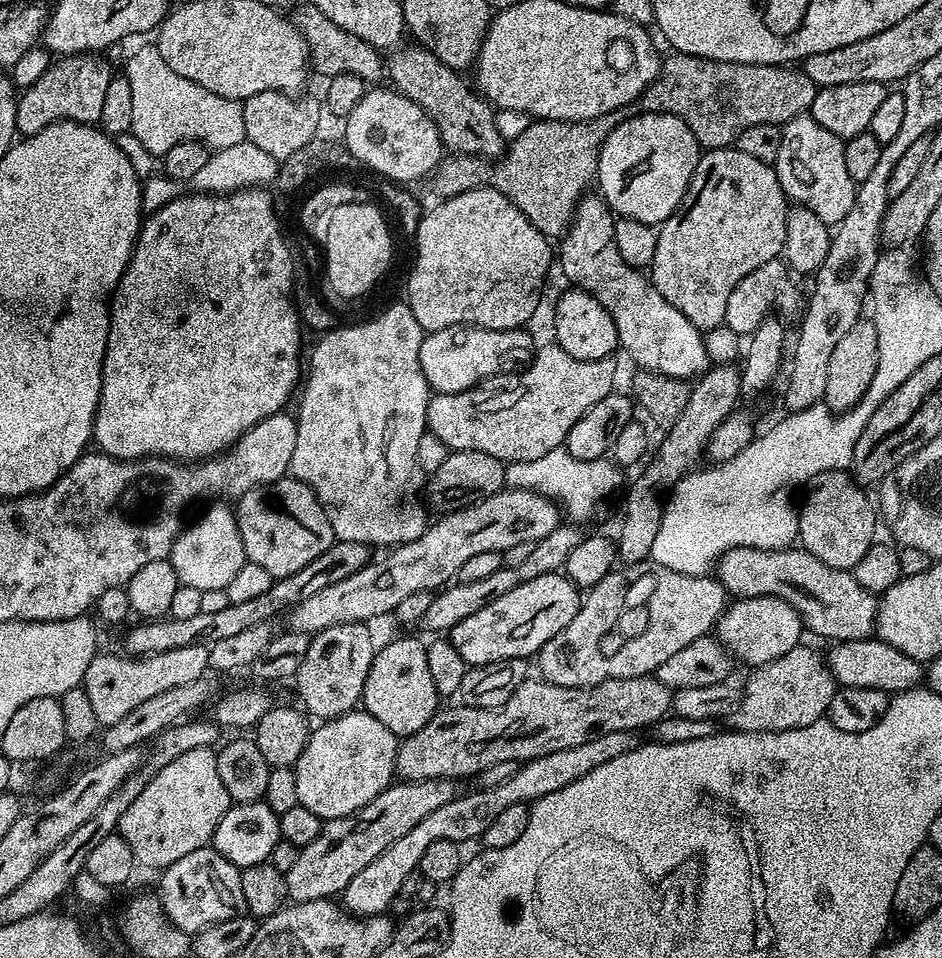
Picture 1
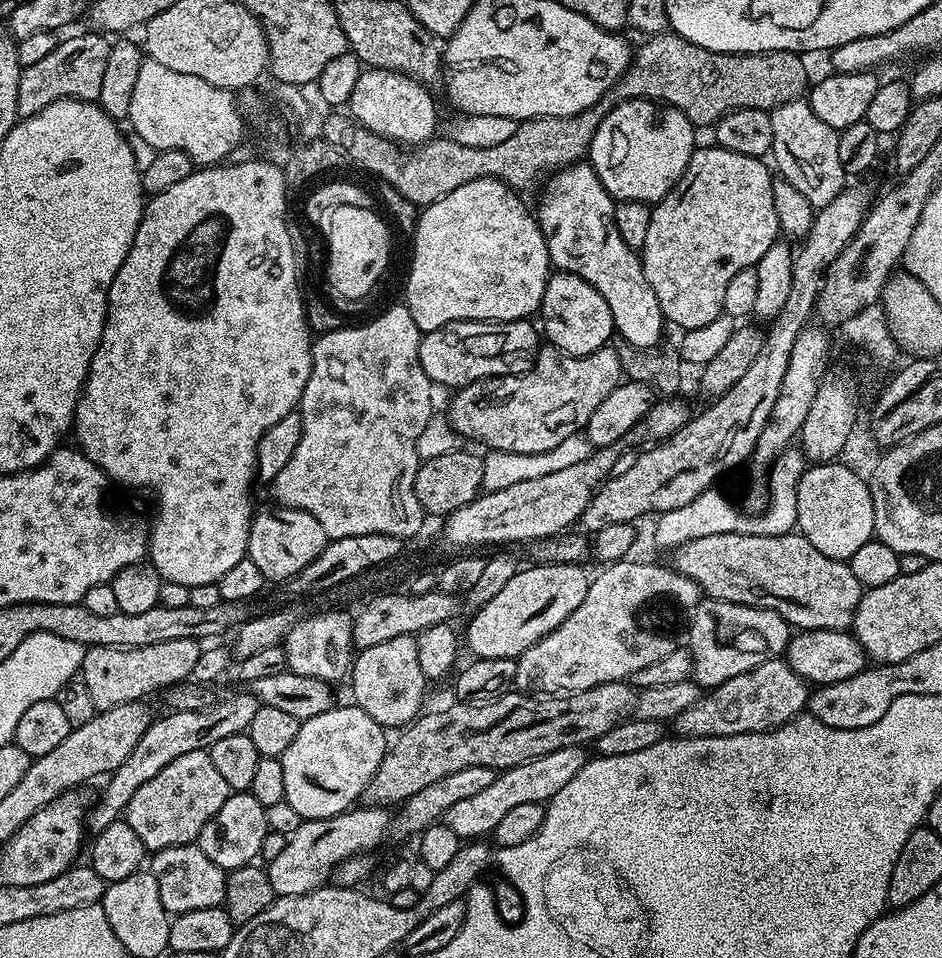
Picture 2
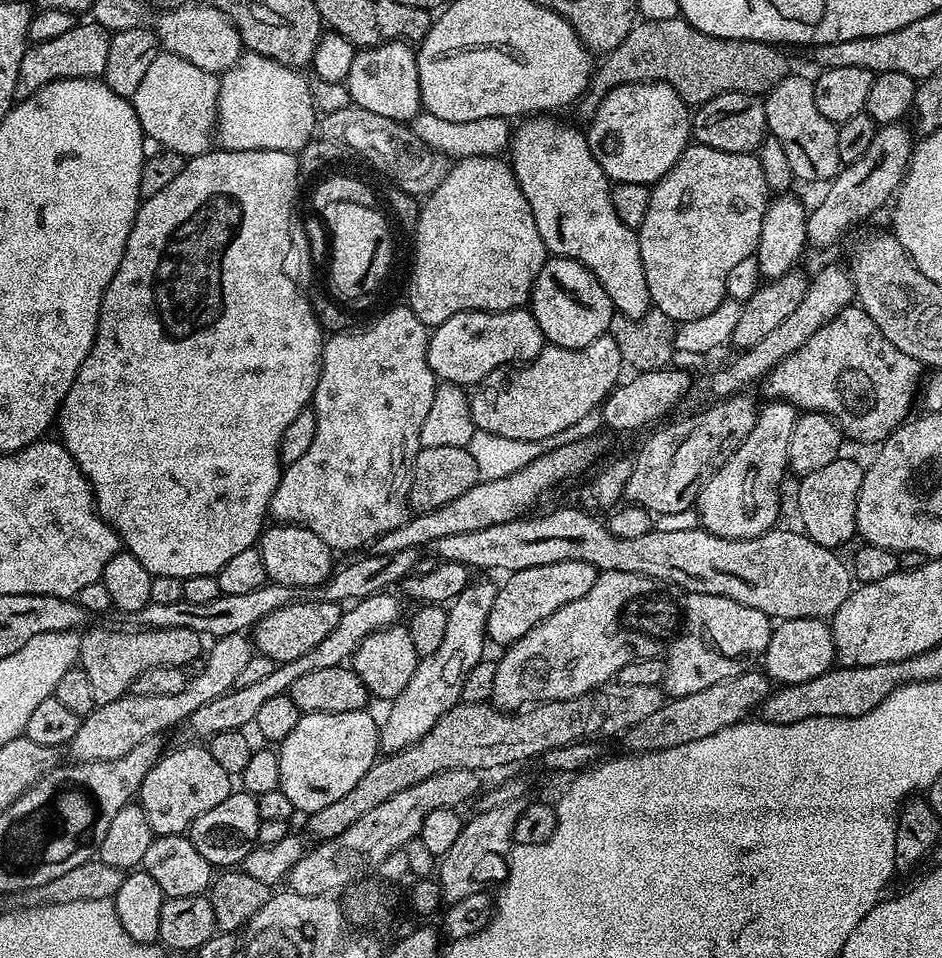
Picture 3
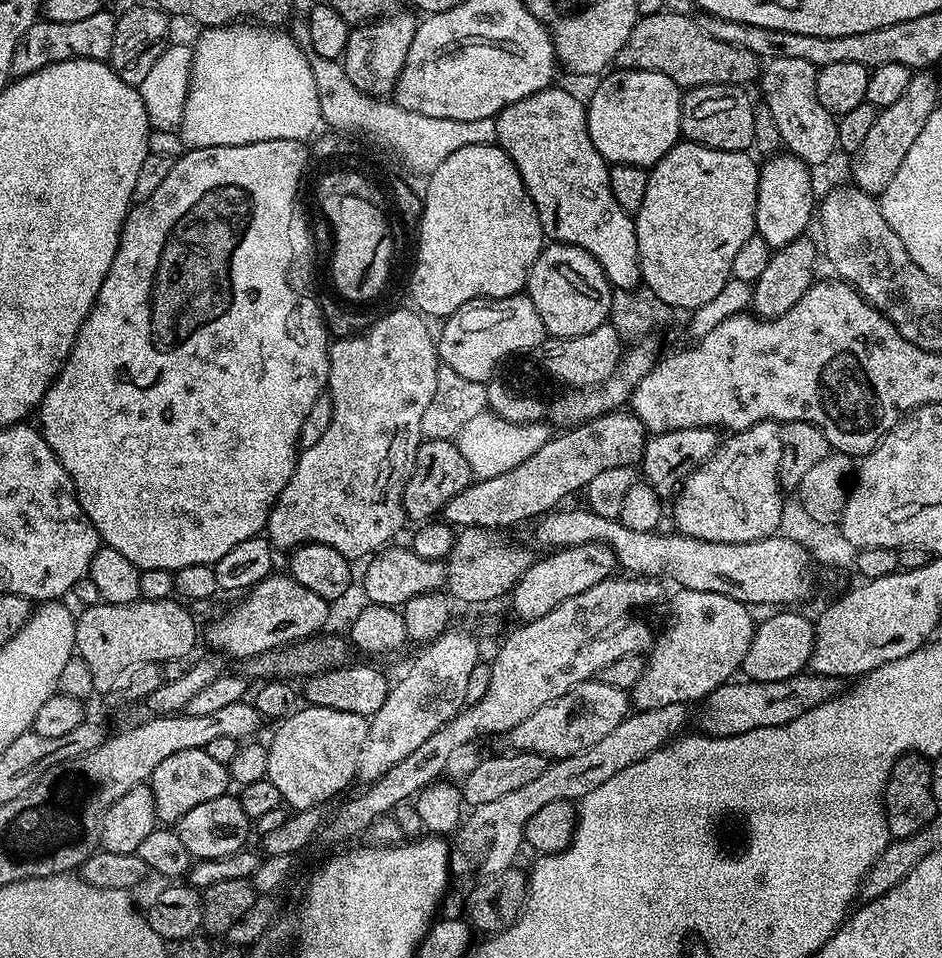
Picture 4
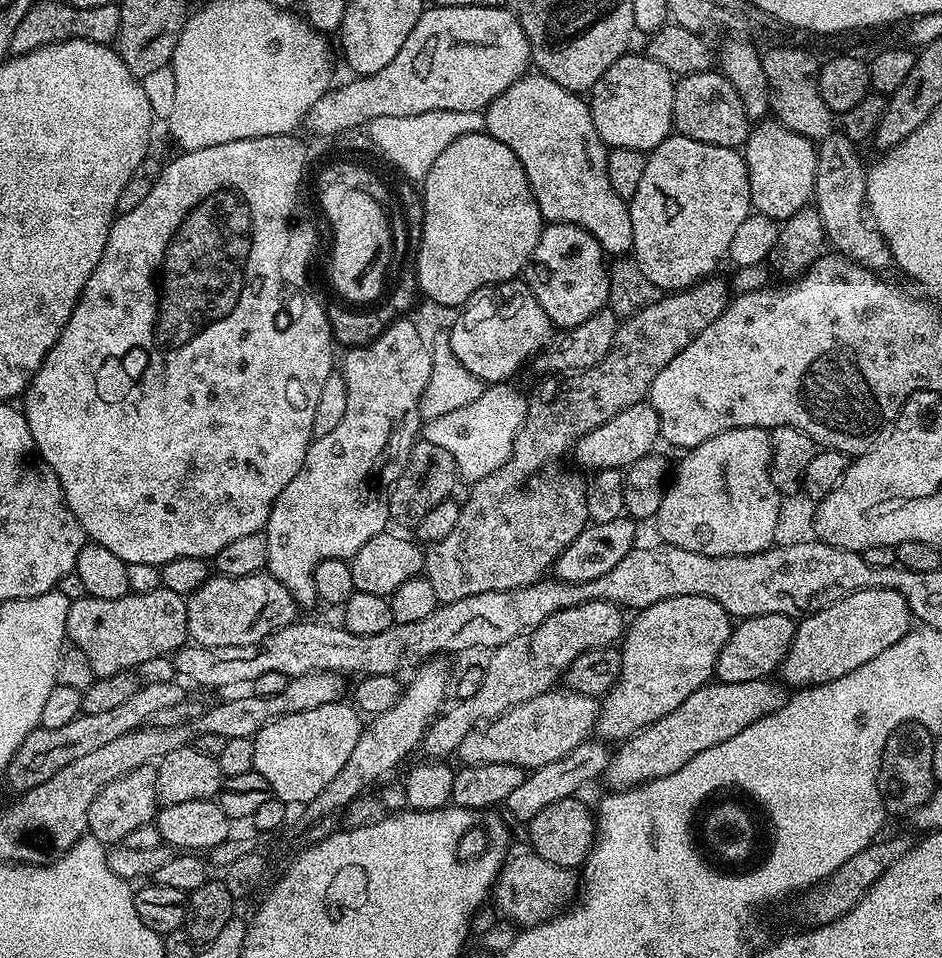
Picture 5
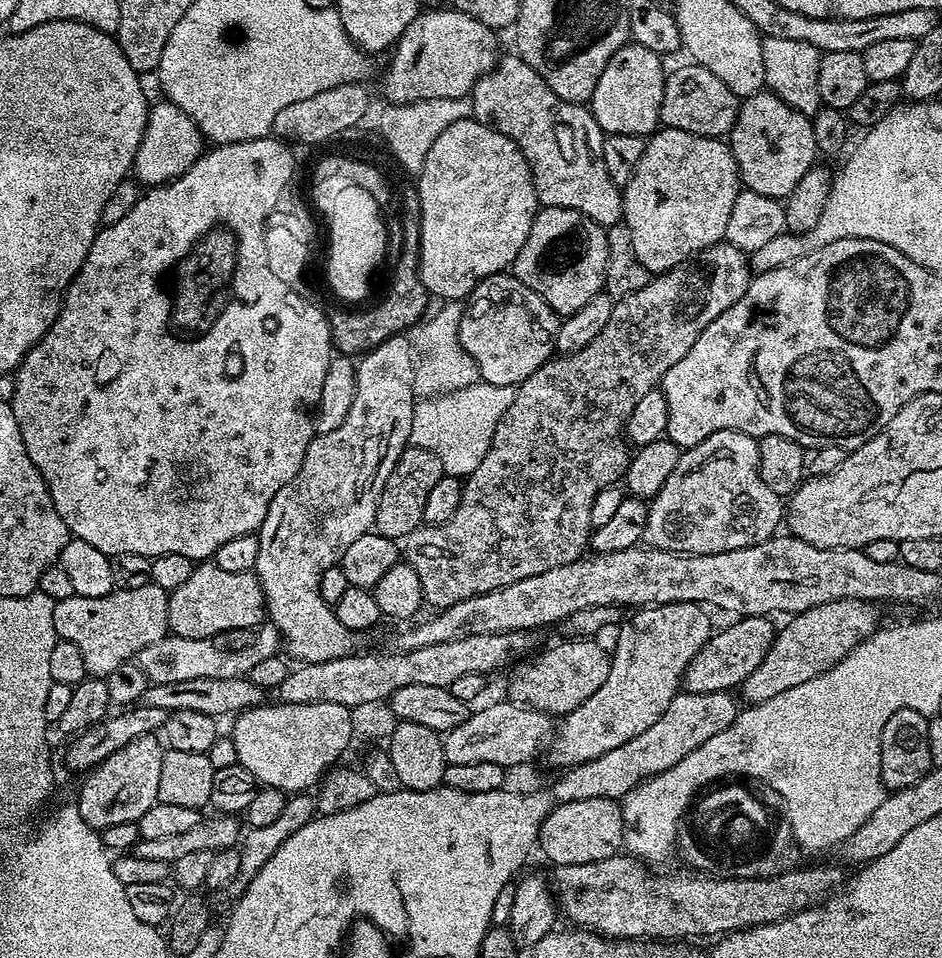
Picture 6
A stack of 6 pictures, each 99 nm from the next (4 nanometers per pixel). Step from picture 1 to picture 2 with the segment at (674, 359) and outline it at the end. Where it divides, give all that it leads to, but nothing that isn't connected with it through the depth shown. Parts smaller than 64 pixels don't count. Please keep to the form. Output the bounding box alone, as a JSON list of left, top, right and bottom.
[538,162,666,349]

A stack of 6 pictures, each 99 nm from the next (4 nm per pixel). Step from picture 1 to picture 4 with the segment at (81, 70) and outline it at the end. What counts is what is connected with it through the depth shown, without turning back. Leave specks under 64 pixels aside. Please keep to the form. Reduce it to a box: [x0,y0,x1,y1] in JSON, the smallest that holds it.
[12,10,116,76]

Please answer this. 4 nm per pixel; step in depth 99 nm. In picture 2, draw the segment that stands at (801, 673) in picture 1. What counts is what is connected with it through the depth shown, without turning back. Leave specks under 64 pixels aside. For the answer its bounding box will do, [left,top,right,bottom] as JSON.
[674,658,810,738]

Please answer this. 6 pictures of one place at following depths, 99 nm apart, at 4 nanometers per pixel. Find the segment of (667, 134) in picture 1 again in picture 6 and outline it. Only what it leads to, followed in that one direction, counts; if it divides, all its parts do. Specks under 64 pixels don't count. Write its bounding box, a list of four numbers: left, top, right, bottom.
[590,42,666,138]

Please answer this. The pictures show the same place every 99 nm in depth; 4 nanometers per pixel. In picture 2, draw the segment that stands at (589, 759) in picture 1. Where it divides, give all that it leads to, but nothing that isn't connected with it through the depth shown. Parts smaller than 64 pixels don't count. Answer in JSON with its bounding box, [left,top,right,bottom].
[442,744,589,842]

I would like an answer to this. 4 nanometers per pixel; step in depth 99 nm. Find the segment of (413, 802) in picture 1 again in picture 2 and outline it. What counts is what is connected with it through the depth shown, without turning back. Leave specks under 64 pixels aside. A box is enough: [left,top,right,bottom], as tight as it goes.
[267,806,390,897]

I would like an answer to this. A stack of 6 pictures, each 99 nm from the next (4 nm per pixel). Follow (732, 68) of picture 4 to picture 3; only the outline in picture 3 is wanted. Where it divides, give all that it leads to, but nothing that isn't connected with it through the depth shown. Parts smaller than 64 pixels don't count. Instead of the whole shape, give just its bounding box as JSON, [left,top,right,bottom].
[579,18,789,122]

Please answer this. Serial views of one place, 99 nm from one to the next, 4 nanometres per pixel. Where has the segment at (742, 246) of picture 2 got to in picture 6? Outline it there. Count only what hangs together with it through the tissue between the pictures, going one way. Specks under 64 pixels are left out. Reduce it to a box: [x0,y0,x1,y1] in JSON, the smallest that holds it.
[622,127,741,274]

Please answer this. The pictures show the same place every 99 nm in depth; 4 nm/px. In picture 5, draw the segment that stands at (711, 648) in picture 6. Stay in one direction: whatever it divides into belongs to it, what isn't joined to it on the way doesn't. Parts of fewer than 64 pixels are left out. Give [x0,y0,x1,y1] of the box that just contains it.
[714,614,797,684]

